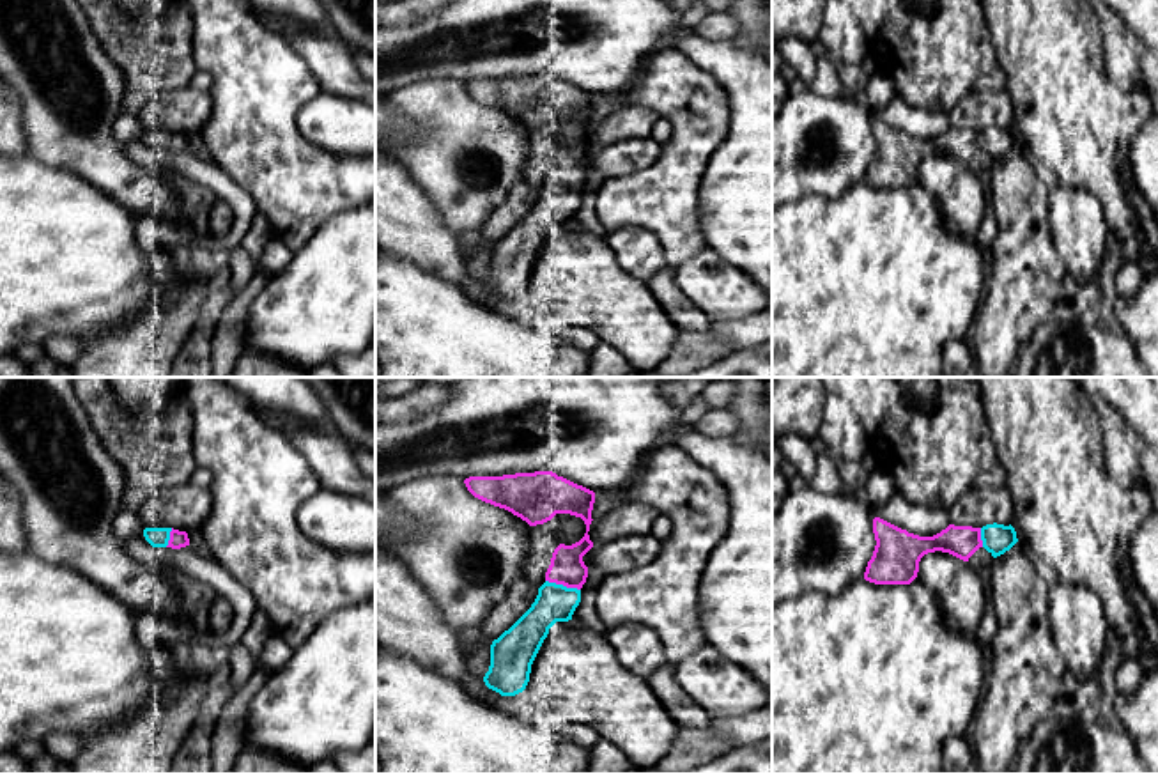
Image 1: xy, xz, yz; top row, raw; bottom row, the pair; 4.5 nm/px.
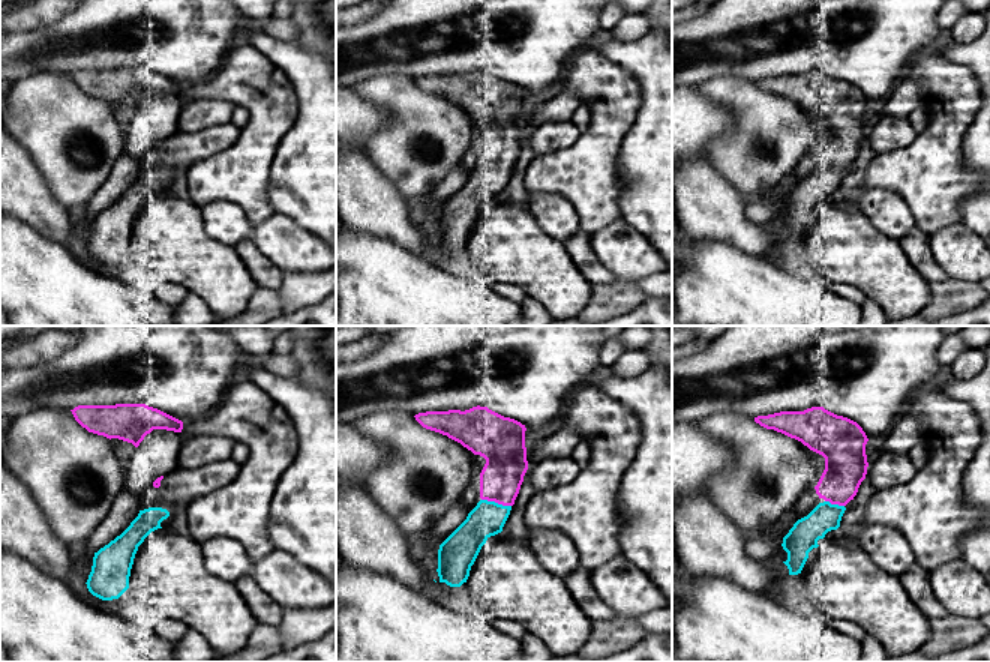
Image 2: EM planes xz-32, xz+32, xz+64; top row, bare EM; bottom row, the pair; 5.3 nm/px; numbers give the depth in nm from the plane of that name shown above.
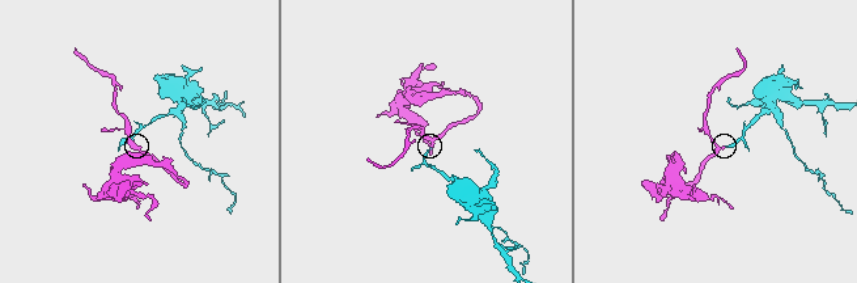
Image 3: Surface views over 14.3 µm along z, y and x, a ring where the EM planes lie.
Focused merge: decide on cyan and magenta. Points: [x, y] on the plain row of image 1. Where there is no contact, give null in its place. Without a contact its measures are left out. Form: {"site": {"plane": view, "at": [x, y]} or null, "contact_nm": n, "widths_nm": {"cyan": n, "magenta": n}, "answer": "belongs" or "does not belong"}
{"site": {"plane": "xz", "at": [562, 188]}, "contact_nm": 170, "widths_nm": {"cyan": 180, "magenta": 160}, "answer": "belongs"}

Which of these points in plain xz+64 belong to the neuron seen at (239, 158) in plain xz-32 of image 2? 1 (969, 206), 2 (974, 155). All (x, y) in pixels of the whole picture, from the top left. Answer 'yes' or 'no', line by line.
1: no
2: no

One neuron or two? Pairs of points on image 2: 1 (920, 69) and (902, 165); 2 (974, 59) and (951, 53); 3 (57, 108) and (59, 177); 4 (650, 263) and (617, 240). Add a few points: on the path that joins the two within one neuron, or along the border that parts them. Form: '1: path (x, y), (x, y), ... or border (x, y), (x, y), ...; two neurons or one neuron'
1: path (944, 93), (945, 125), (926, 144); one neuron
2: path (968, 54), (957, 53); one neuron
3: path (59, 125), (59, 161); one neuron
4: path (642, 260), (635, 258), (624, 248); one neuron

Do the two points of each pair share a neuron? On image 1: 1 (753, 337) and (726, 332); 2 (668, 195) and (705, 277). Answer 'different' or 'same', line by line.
1: same
2: different

